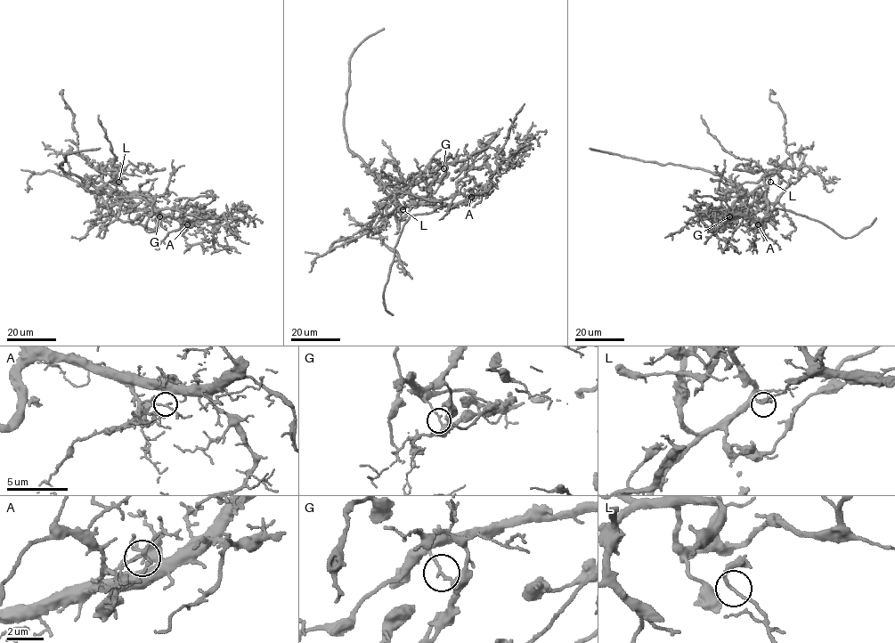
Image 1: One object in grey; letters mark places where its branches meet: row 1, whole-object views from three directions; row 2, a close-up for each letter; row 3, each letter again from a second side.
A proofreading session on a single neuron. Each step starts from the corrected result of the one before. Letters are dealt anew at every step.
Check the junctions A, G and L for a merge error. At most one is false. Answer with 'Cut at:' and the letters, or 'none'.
Cut at: G

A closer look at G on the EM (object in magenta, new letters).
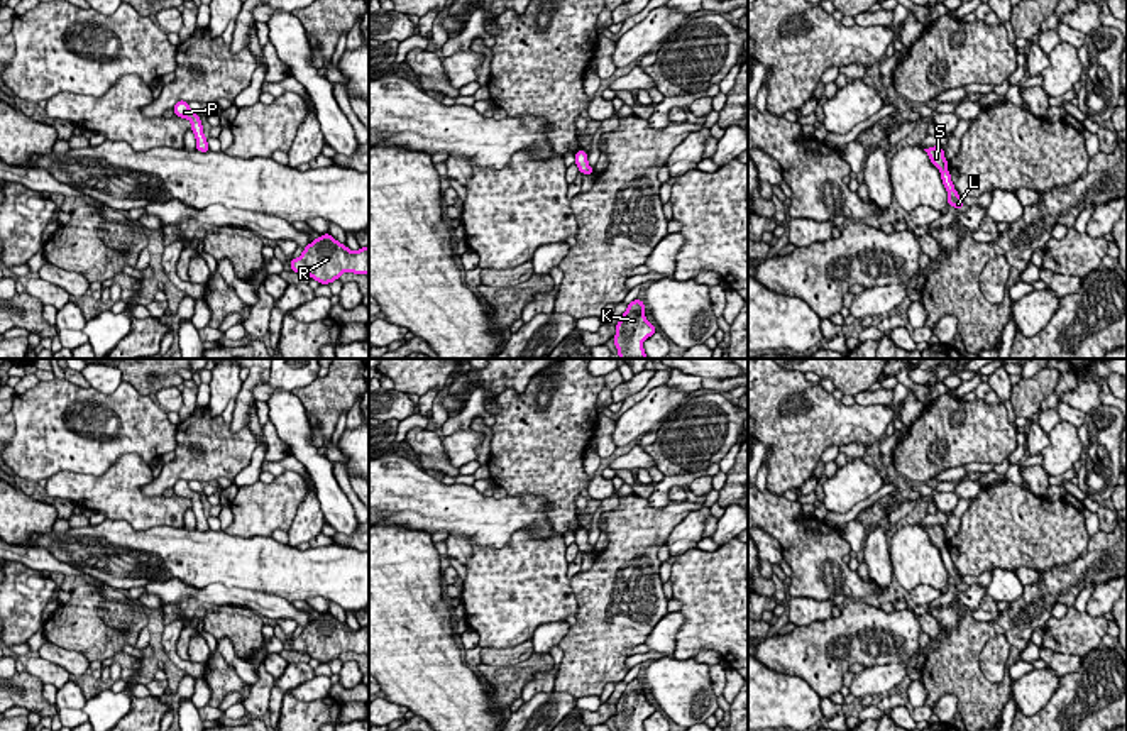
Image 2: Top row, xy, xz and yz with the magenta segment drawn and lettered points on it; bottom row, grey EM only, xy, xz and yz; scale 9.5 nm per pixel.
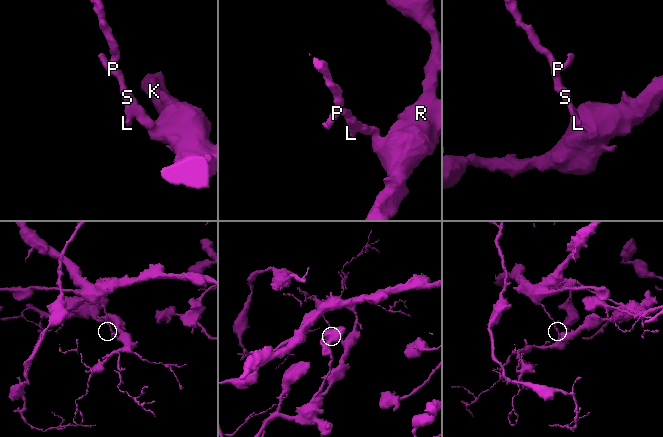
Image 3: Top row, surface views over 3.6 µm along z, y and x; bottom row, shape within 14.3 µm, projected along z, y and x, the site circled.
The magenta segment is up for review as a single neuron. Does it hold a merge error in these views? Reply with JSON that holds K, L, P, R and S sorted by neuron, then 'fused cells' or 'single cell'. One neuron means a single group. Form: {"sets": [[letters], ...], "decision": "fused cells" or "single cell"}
{"sets": [["K", "L", "R", "S"], ["P"]], "decision": "fused cells"}

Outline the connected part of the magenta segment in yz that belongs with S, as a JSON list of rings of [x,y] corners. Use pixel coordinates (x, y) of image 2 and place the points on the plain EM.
[[[941,525],[929,526],[927,535],[929,535],[932,545],[936,545],[941,552],[943,563],[944,563],[948,575],[949,575],[948,584],[954,585],[958,589],[965,587],[963,577],[958,574],[958,570],[954,569],[954,563],[951,560],[951,553],[948,550],[948,540],[944,536],[943,526]]]

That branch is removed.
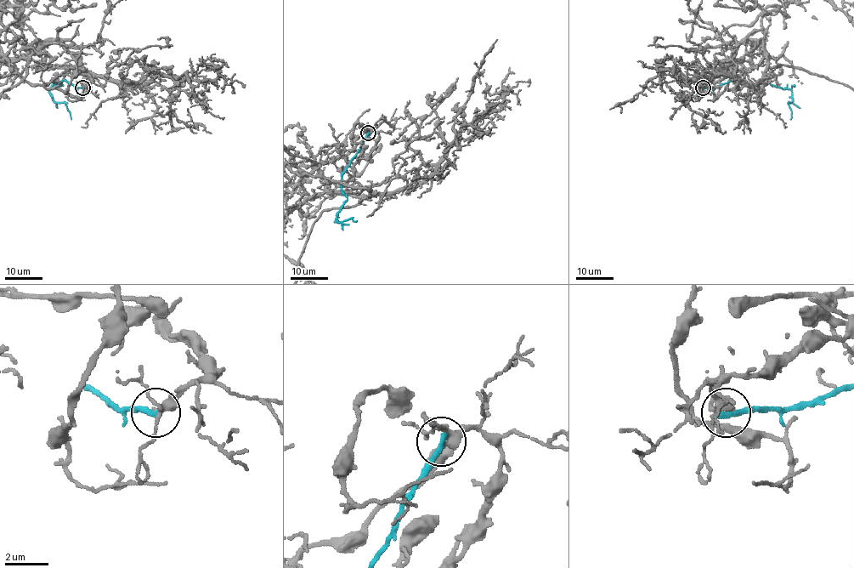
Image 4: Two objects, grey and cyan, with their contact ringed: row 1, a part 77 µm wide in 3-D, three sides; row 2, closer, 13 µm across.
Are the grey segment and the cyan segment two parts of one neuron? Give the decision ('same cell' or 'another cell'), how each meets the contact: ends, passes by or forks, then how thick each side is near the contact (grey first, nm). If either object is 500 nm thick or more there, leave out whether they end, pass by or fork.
another cell | grey forks | cyan ends | 280/300 nm

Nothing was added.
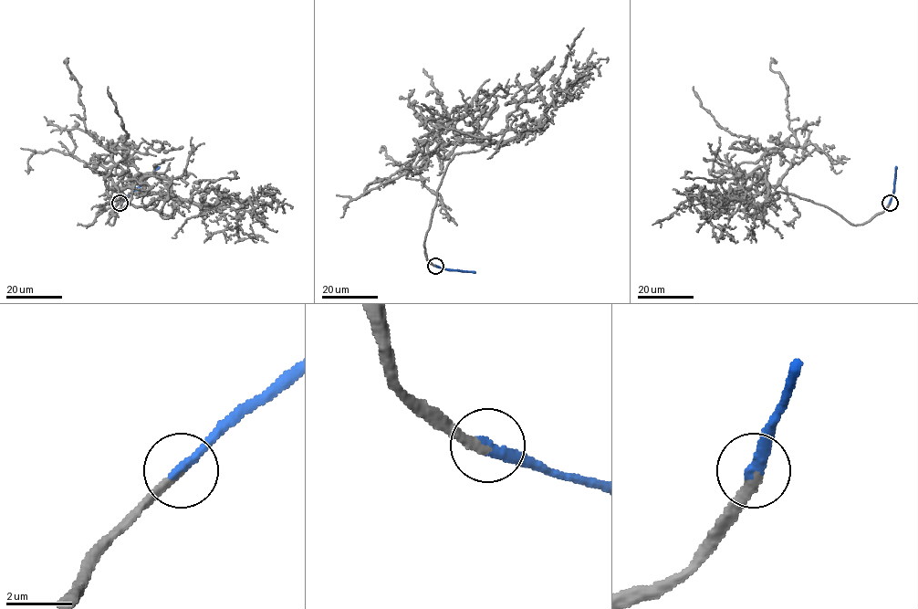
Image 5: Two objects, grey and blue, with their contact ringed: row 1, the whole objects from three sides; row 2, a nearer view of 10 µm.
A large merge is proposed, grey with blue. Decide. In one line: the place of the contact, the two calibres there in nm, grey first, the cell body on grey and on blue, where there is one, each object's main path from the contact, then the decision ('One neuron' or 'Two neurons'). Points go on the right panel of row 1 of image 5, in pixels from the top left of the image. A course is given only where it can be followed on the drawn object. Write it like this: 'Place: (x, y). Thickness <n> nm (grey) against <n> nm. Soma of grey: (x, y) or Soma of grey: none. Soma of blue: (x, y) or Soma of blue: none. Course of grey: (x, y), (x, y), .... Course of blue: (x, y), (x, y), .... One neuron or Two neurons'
Place: (890, 203). Thickness 280 nm (grey) against 360 nm. Soma of grey: none. Soma of blue: none. Course of grey: (890, 203), (855, 225), (789, 194), (769, 194), (762, 215), (755, 207), (733, 172), (797, 145), (776, 63). Course of blue: (890, 203), (896, 166). One neuron

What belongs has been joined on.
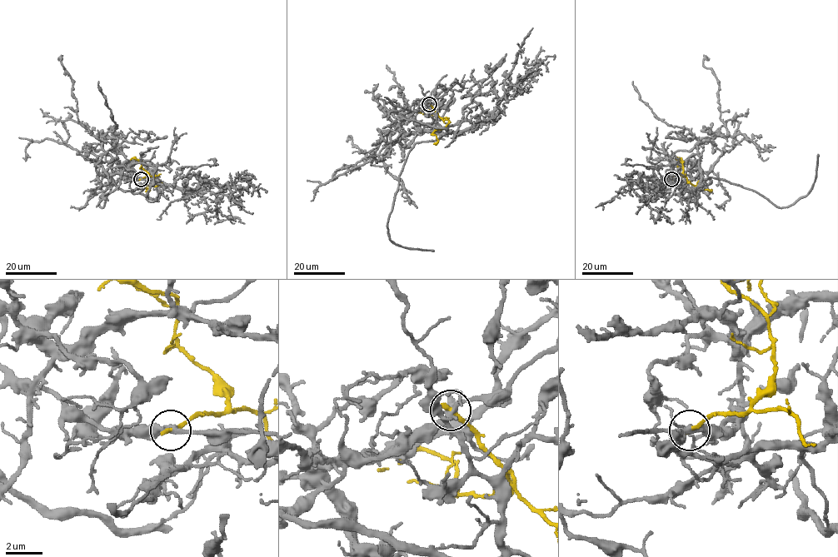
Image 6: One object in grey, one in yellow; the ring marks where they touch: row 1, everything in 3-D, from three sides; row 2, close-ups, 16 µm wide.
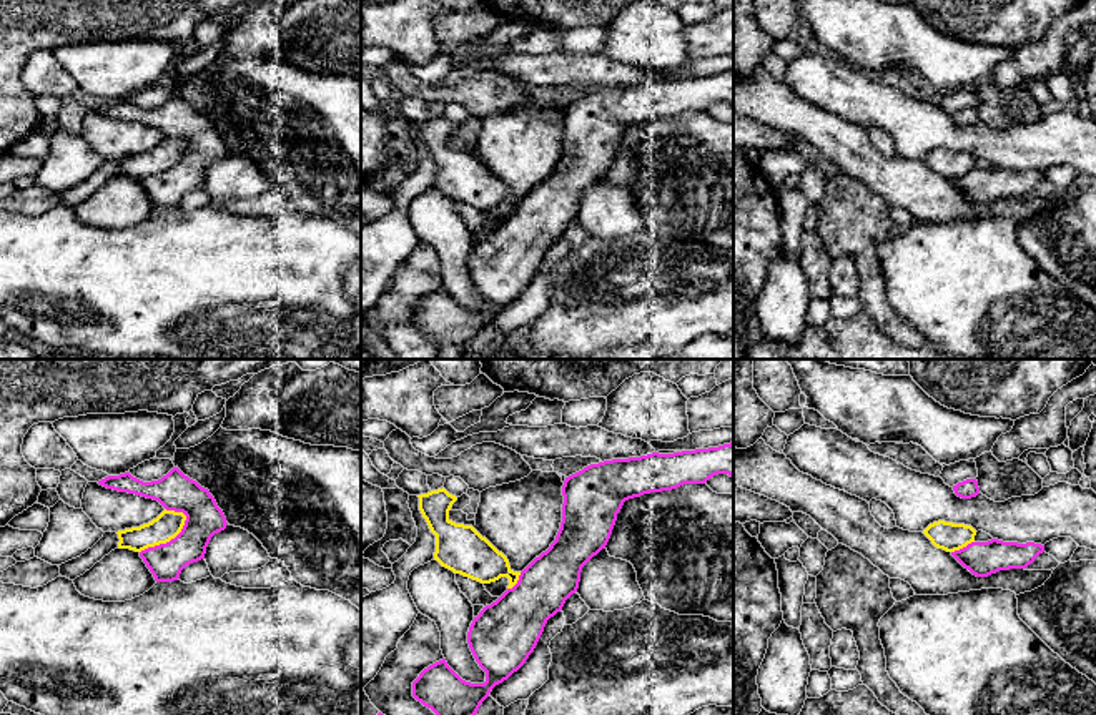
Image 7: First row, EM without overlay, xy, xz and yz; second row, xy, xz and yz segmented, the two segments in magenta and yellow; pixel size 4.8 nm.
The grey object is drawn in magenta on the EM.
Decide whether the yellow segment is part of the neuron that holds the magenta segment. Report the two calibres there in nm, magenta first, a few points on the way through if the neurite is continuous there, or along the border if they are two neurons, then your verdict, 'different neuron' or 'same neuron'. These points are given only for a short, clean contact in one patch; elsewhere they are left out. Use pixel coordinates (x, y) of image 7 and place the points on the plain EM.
180/140 nm | along xy (187, 143), (182, 157), (173, 165), (148, 173), (140, 180) | different neuron

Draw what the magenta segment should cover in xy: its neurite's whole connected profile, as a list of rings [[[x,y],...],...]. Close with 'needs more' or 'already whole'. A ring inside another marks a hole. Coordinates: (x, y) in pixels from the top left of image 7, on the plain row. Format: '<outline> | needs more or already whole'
[[[178,95],[151,110],[143,110],[125,100],[108,103],[98,111],[118,120],[158,128],[166,138],[186,143],[185,153],[175,166],[140,180],[156,210],[178,208],[186,193],[205,186],[211,165],[228,153],[210,118],[185,103]]] | already whole

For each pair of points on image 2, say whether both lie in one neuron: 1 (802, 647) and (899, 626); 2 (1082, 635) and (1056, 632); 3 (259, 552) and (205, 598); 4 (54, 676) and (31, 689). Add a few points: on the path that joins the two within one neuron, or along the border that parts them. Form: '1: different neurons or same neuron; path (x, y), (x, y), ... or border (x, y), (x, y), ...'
1: same neuron; path (826, 642), (836, 633), (853, 632), (875, 623)
2: same neuron; path (1075, 635), (1063, 635)
3: different neurons; border (183, 581), (195, 588), (224, 584), (261, 593)
4: different neurons; border (26, 670), (43, 684)

